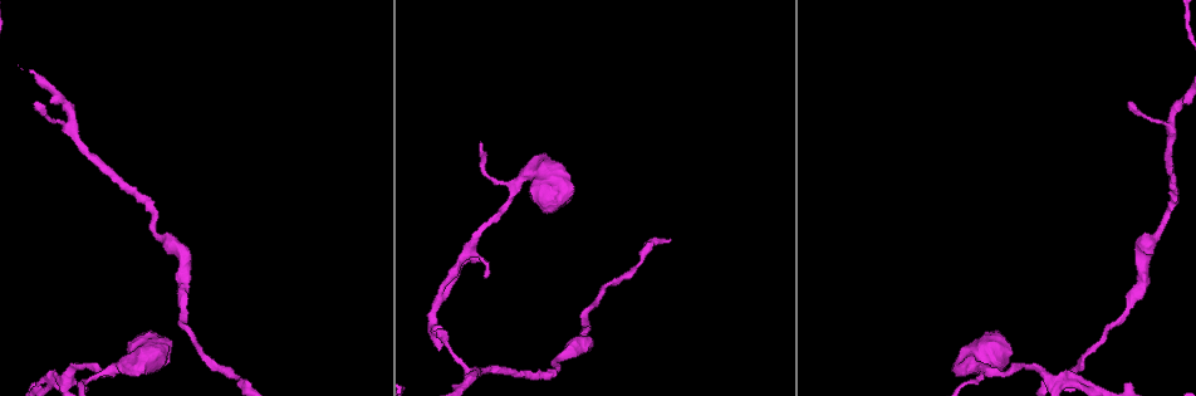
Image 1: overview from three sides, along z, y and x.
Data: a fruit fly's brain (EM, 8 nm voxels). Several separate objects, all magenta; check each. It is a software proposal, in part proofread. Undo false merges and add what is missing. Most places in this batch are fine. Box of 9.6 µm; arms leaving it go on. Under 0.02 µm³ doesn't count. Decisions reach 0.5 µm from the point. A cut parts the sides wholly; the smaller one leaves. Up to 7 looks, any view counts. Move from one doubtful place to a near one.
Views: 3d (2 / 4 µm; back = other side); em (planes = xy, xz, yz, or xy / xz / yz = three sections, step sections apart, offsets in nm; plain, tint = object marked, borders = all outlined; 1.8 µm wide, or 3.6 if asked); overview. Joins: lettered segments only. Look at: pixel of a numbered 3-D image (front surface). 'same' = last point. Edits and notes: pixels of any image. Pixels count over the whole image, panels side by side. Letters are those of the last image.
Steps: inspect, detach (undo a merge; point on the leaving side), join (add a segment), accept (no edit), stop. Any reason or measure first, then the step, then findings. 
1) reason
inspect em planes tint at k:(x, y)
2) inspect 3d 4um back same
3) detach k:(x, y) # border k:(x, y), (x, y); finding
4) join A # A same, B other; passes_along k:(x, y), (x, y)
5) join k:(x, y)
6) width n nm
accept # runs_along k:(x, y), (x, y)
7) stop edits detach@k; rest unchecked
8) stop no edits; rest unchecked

calibre changes
inspect 3d 2um at 1:(1130, 297)

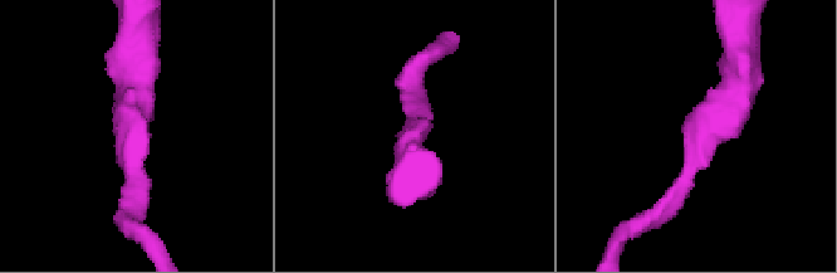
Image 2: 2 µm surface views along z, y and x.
need the tissue
inspect em 3.6um planes tint at 2:(409, 137)

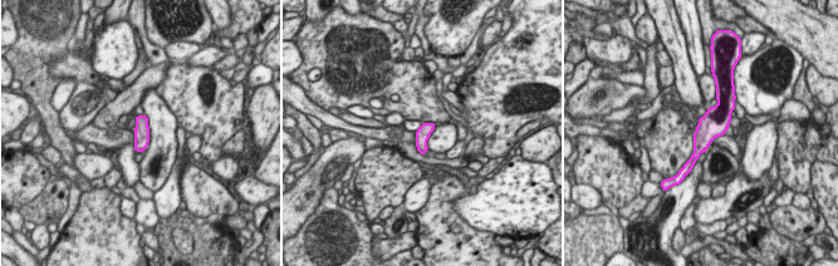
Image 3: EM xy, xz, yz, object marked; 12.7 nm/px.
what lies round it
inspect em 3.6um planes borders same

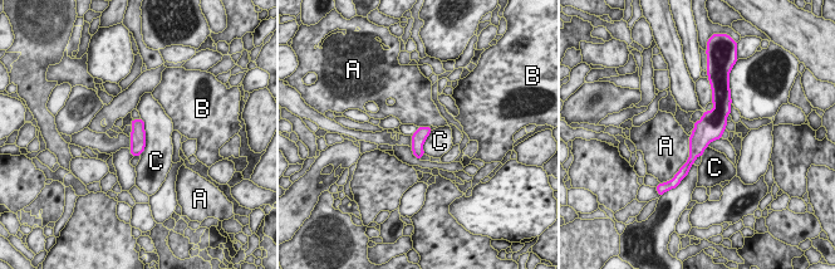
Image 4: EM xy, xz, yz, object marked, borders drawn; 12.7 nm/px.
accept # A other, B other, C other; border 4:(140, 118), (145, 126), (141, 153); continuous, no second cell

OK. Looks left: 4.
thin end
inspect 3d 2um at 1:(35, 105)

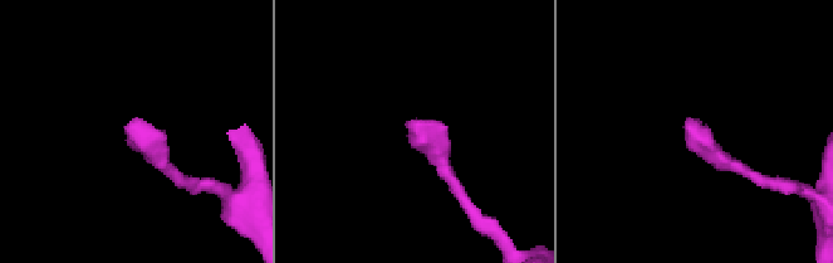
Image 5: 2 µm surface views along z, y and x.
inspect em yz step 4 borders at 5:(686, 125)

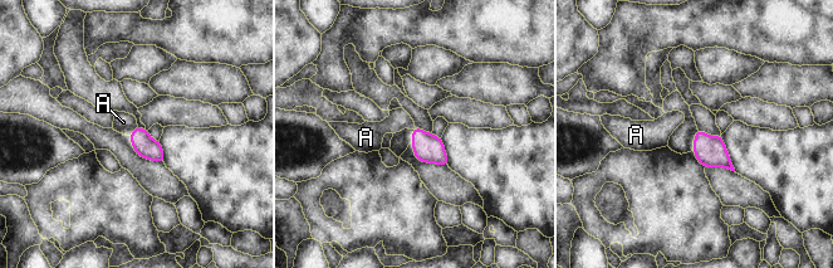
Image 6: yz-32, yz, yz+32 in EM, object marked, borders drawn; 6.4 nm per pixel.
accept # A other; border 6:(137, 126), (130, 136); none of them fits

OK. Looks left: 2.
a fork
inspect 3d 2um at 1:(1048, 378)

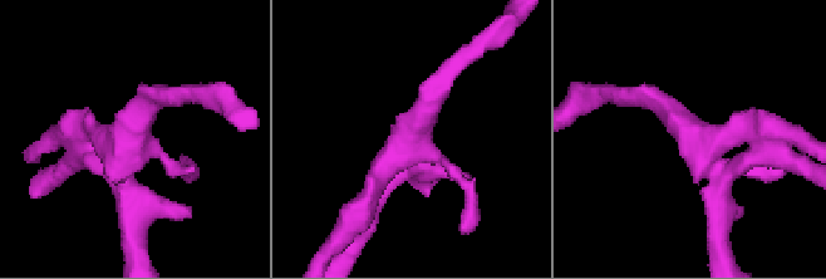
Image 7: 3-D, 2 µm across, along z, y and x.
inspect em planes borders at 7:(122, 143)

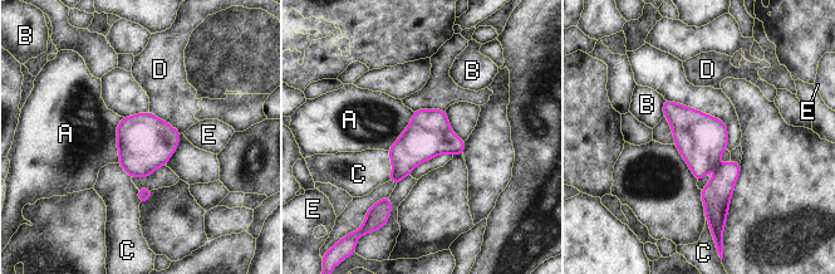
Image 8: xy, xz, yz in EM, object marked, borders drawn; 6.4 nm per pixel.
longest_contact A 300 nm
accept # A other, B other, C other, D other, E other; border 8:(123, 117), (117, 126), (118, 162); all the same cell

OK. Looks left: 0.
stop no edits; rest unchecked

